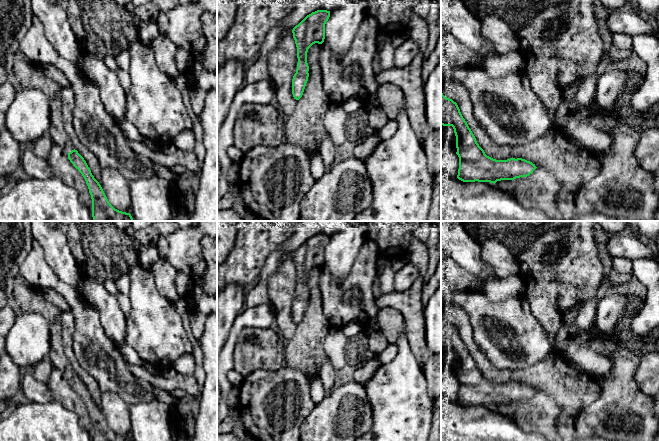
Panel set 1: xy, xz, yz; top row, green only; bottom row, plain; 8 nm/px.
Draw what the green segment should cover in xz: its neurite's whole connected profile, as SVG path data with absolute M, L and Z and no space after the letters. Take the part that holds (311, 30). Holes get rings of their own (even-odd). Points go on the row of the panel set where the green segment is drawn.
M317 10L307 15L293 30L293 38L297 47L297 69L292 79L292 94L299 100L304 92L309 77L307 63L308 49L315 43L322 44L325 39L325 24L330 11Z

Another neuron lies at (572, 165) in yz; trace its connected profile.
M445 83L441 85L441 92L445 97L457 103L477 143L487 156L496 160L522 158L532 162L536 167L550 170L560 184L556 204L561 219L571 221L577 215L578 190L596 177L601 169L595 154L581 145L574 144L554 125L551 125L544 136L529 144L498 145L492 141L474 117L469 92L462 84Z

